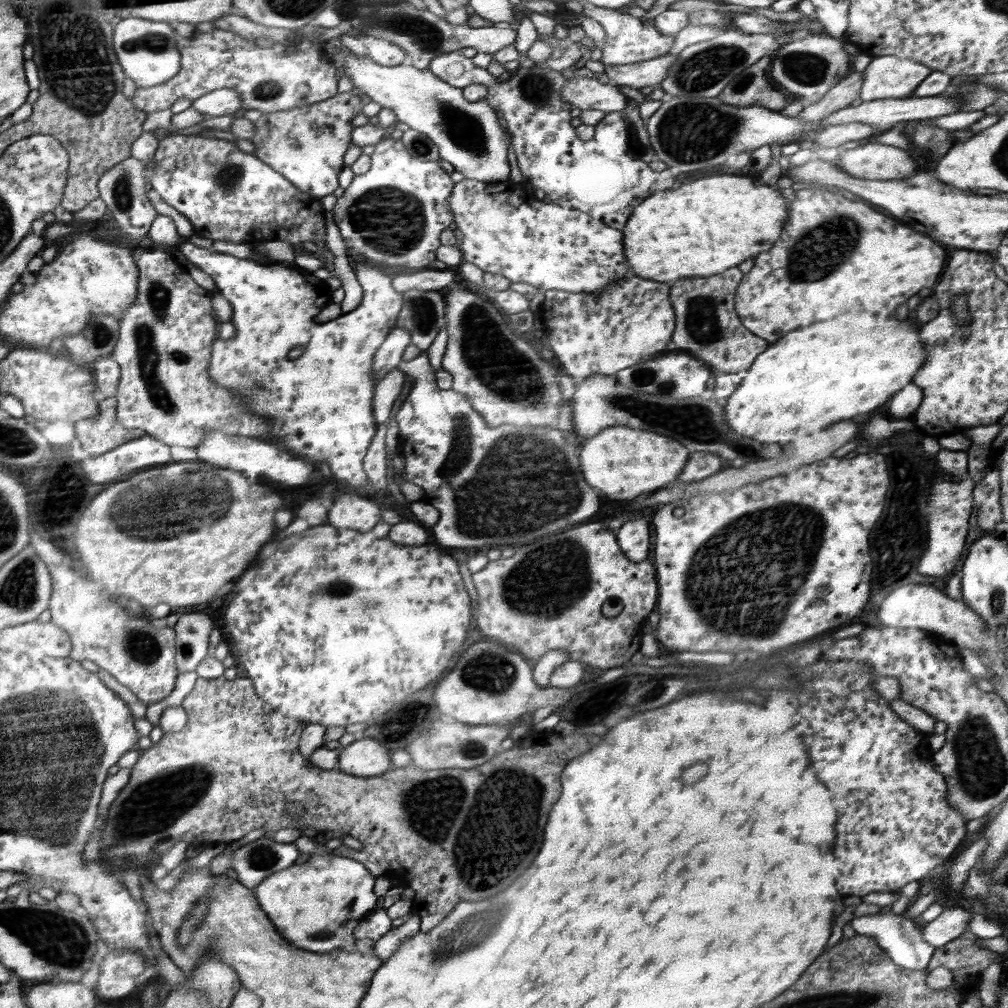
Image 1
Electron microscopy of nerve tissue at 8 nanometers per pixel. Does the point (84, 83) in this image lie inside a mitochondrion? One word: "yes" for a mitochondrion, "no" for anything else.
yes

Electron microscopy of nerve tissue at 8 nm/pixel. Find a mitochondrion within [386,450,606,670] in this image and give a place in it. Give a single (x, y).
(547, 581)

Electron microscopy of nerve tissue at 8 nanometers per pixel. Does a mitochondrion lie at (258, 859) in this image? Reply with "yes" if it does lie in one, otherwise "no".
yes

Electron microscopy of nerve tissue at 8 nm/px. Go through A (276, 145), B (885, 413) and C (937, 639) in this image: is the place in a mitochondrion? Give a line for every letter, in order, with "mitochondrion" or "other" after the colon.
A: other
B: other
C: other

